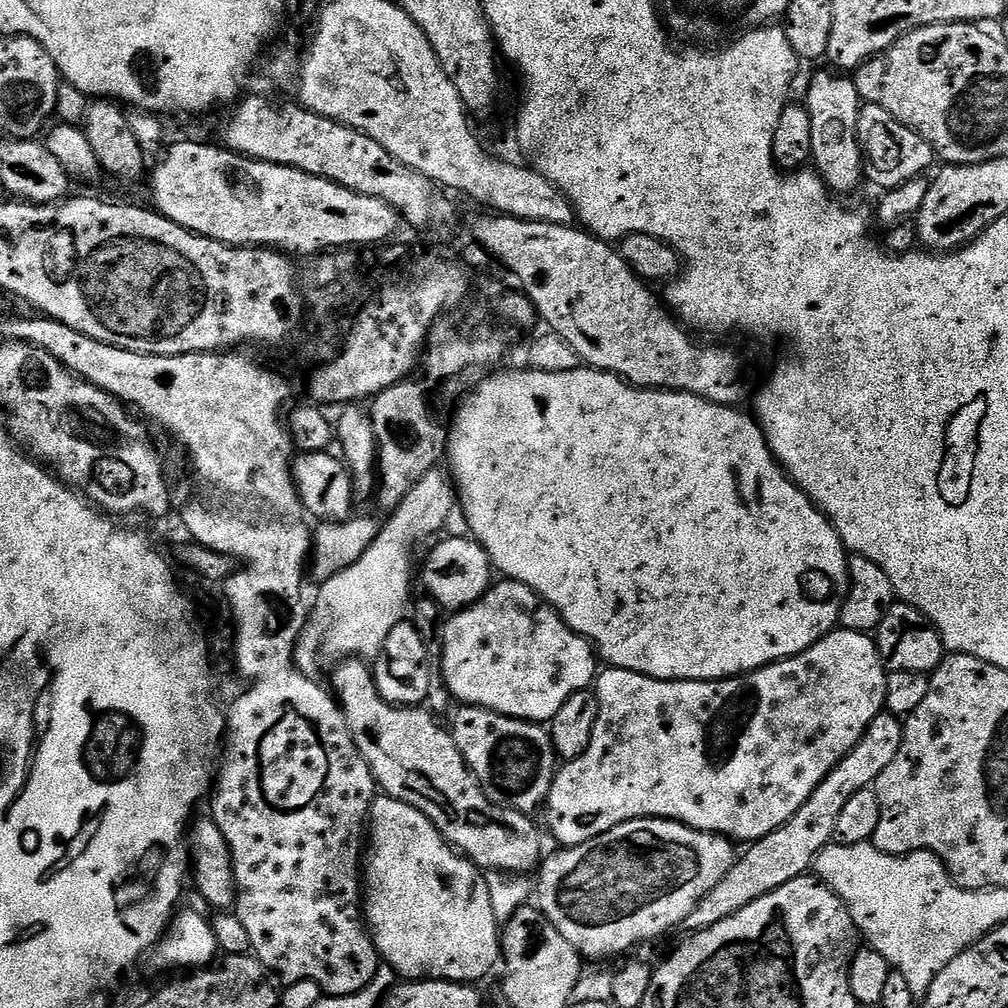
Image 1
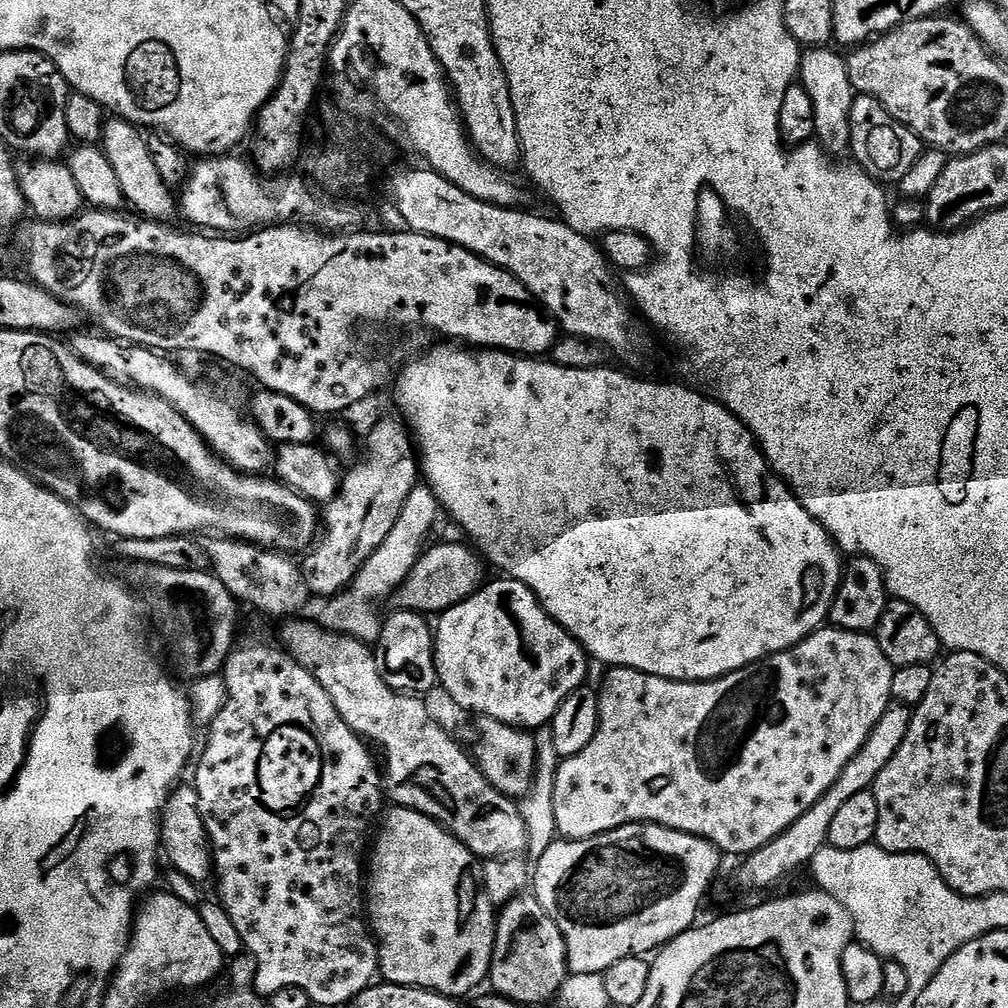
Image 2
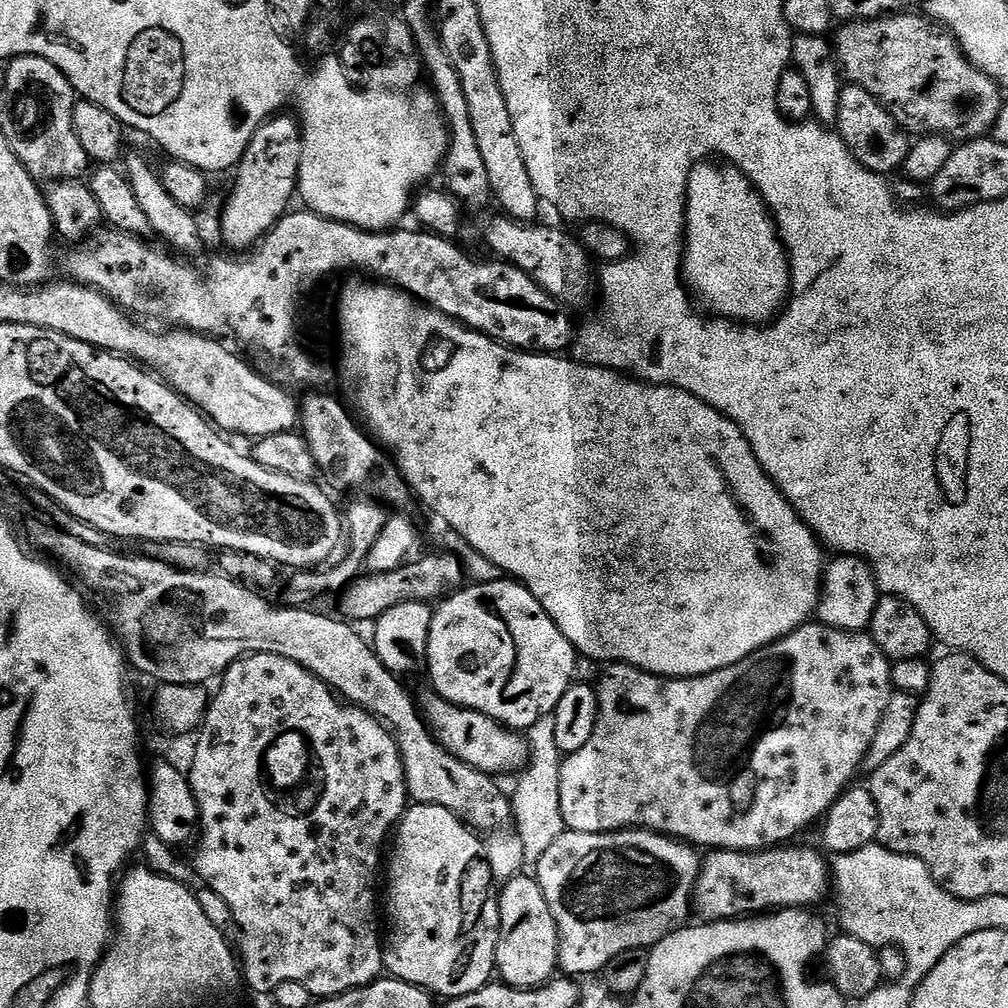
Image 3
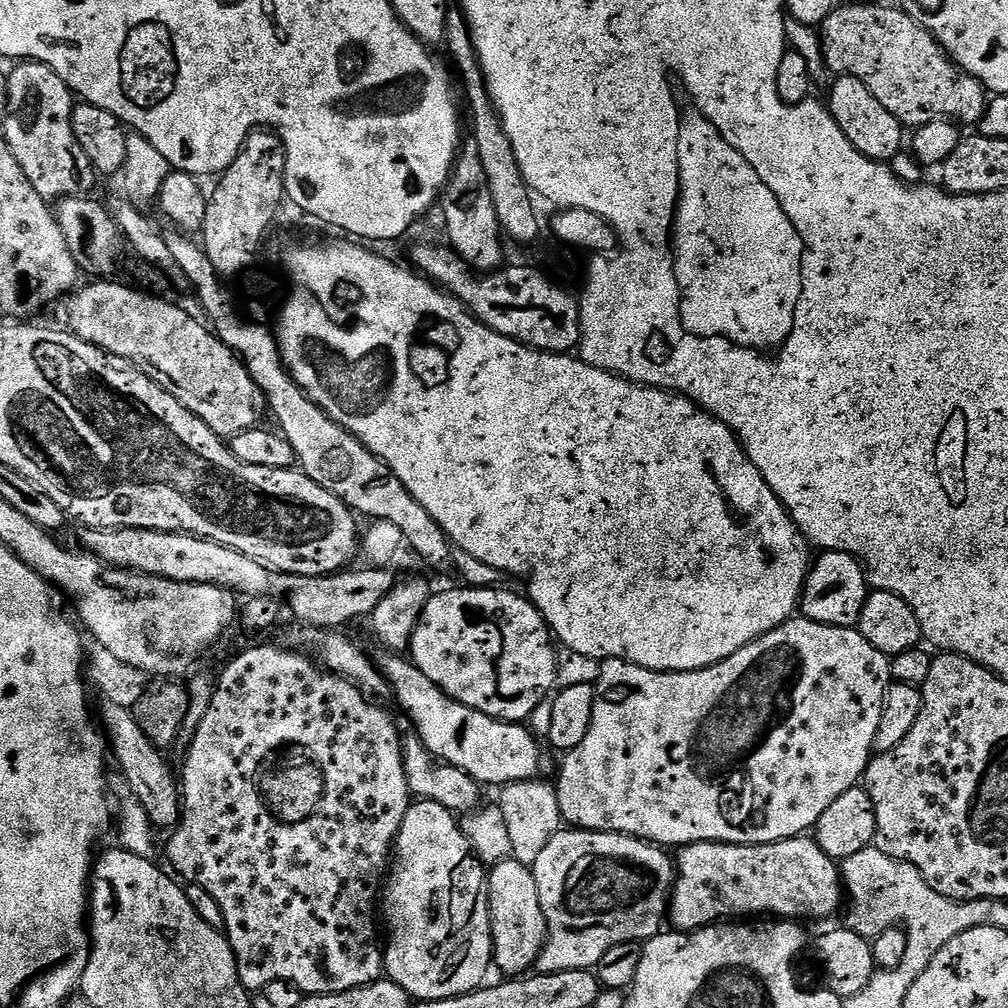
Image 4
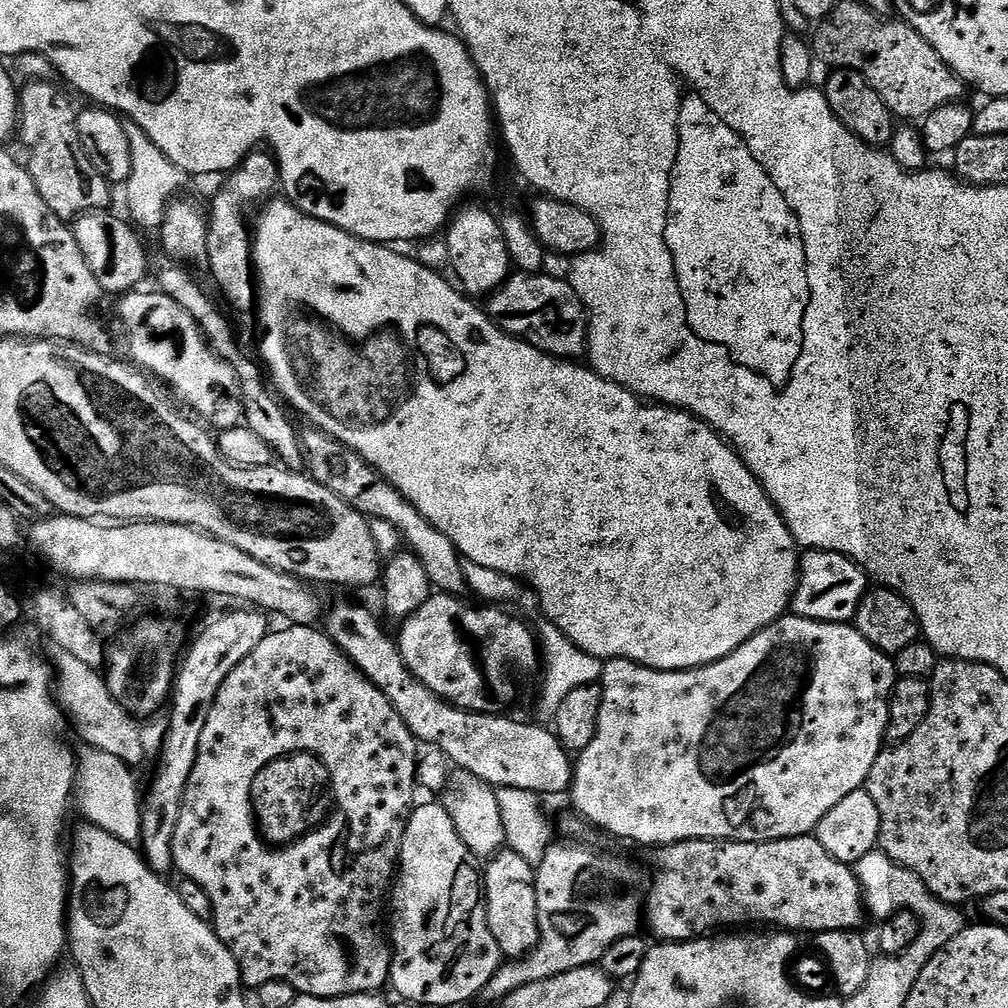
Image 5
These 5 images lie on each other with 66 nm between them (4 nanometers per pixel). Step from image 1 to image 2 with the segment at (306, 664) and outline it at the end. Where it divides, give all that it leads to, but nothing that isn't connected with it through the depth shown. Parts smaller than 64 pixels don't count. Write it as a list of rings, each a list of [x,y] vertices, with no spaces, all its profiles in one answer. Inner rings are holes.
[[[427,486],[416,487],[410,498],[406,498],[406,506],[402,506],[402,514],[398,514],[398,522],[394,522],[394,530],[390,530],[390,538],[386,538],[386,542],[382,542],[382,546],[378,546],[378,550],[370,554],[370,558],[362,566],[362,570],[358,570],[351,584],[325,603],[328,604],[324,608],[324,617],[322,617],[325,628],[341,634],[351,634],[365,642],[375,641],[379,637],[382,616],[376,613],[376,600],[382,599],[383,596],[384,599],[391,597],[400,583],[408,577],[420,557],[422,551],[420,543],[423,542],[424,535],[436,524],[436,512],[438,513],[438,505],[432,489]]]

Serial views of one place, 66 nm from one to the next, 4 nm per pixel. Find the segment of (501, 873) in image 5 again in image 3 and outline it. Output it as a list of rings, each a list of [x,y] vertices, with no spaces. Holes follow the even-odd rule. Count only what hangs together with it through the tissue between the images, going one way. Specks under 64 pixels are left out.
[[[519,874],[511,880],[503,881],[501,892],[498,892],[498,931],[496,932],[496,966],[495,971],[503,983],[512,988],[540,988],[553,979],[558,972],[558,955],[560,939],[556,923],[546,906],[540,884],[531,875]]]

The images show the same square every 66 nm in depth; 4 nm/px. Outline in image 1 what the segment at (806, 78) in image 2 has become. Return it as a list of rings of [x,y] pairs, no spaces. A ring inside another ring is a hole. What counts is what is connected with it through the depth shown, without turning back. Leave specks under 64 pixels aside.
[[[832,70],[827,71],[814,73],[808,84],[806,107],[810,114],[811,163],[829,189],[841,194],[854,191],[860,180],[862,184],[864,176],[865,163],[858,146],[858,114],[862,101],[855,79]]]

